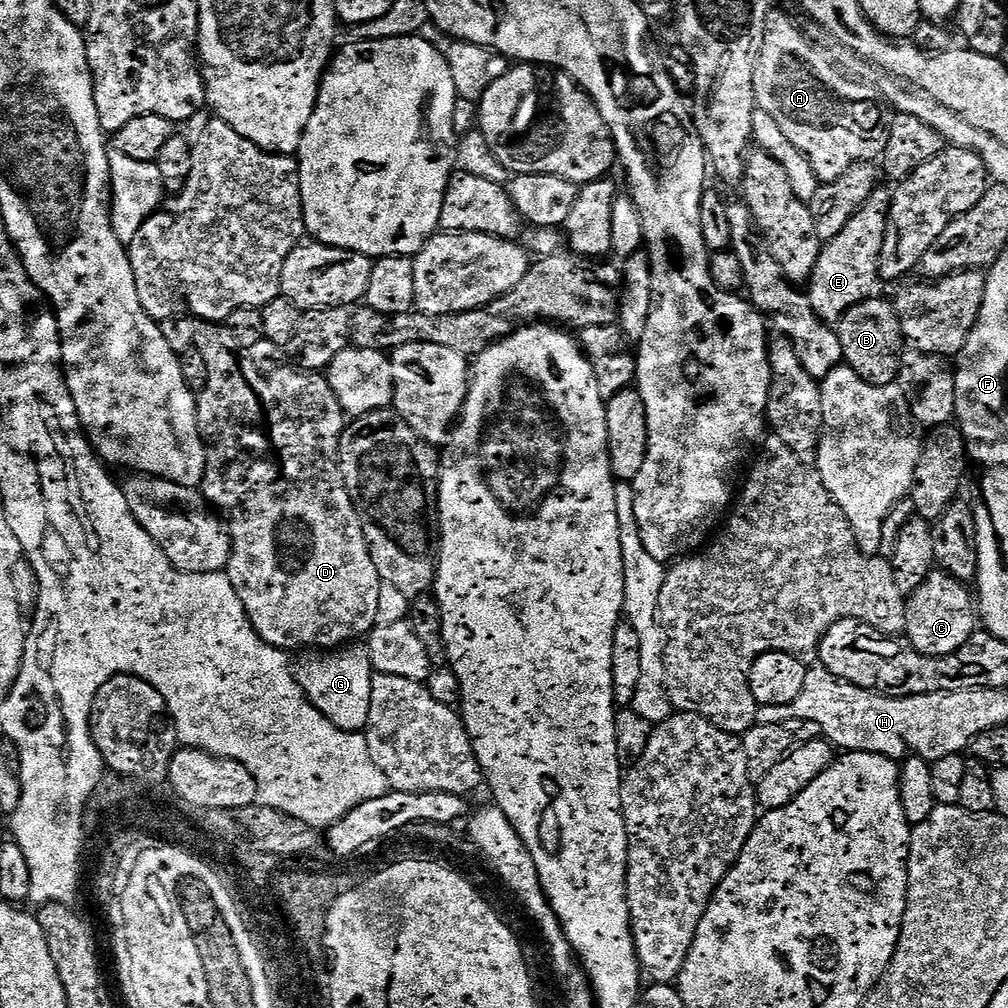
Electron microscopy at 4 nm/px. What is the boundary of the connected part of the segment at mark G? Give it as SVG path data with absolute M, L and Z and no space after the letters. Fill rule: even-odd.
M360 646L347 650L312 650L304 654L309 656L302 657L294 664L294 675L298 686L304 691L304 697L343 732L360 732L363 729L372 693L372 663L368 660L367 651L363 647L356 647Z

